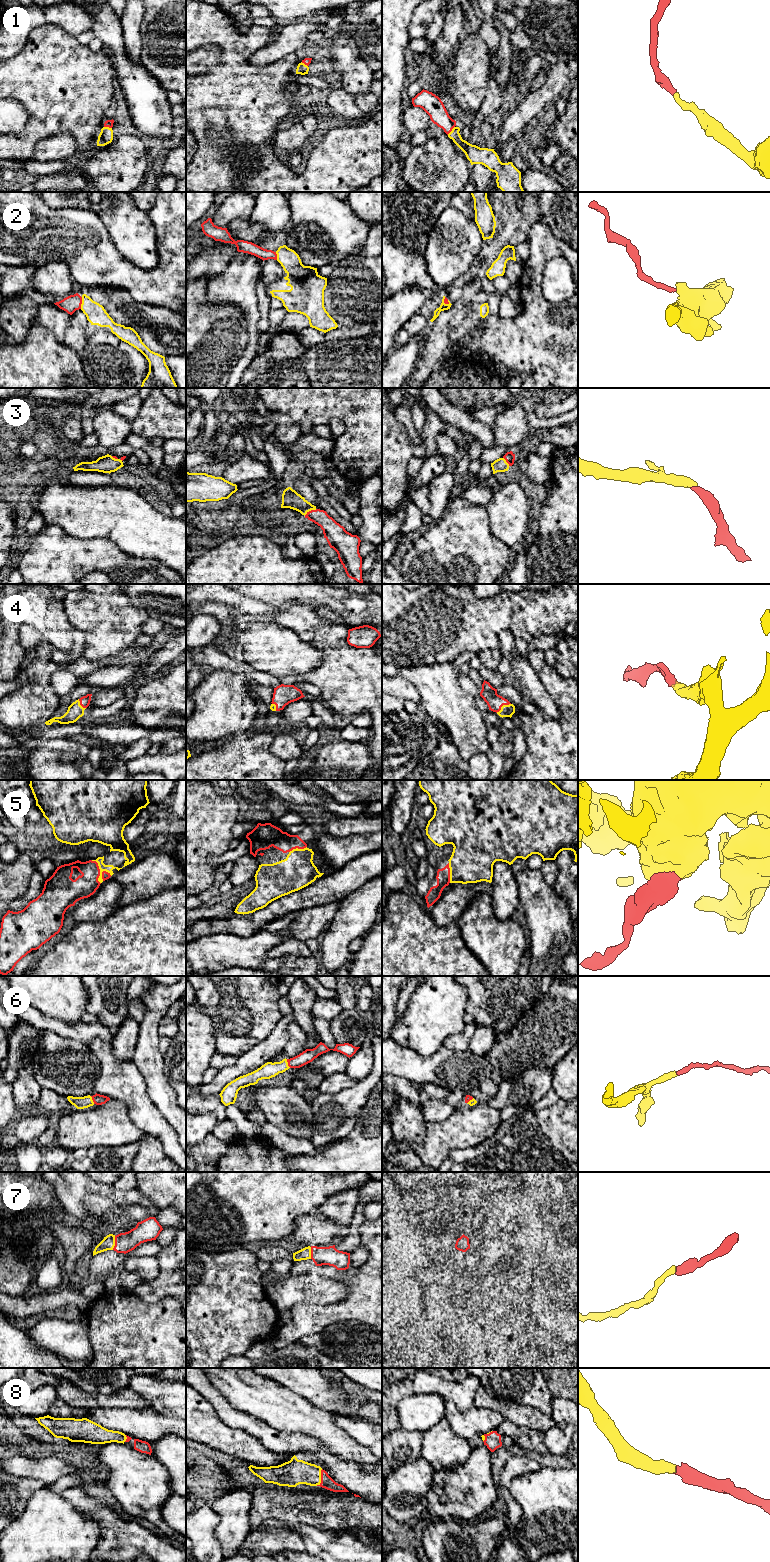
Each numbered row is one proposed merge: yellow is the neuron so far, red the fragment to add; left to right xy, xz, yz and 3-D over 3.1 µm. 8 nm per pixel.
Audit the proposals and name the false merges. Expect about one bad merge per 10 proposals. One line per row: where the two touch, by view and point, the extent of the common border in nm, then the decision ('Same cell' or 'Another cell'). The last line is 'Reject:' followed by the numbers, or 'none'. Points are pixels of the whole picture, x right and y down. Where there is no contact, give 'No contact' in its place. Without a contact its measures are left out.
1: Touches yellow at yz (452, 130). Shared border 90 nm. Same cell
2: Touches yellow at xy (82, 303). Shared border 100 nm. Same cell
3: Touches yellow at xz (310, 510). Shared border 120 nm. Same cell
4: Touches yellow at yz (502, 706). Shared border 140 nm. Same cell
5: Touches yellow at xy (100, 870). Shared border 200 nm. Same cell
6: Touches yellow at xz (287, 1063). Shared border 80 nm. Same cell
7: Touches yellow at xy (114, 1243). Shared border 110 nm. Same cell
8: Touches yellow at xz (320, 1478). Shared border 140 nm. Same cell
Reject: none

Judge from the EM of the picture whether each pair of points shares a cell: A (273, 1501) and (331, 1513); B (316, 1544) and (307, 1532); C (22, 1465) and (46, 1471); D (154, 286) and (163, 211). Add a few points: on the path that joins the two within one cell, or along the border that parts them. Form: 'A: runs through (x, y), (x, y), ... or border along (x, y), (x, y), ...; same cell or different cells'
A: runs through (287, 1504), (317, 1510); same cell
B: runs through (316, 1541), (310, 1535); same cell
C: runs through (28, 1468), (40, 1469); same cell
D: runs through (168, 267), (168, 230); same cell

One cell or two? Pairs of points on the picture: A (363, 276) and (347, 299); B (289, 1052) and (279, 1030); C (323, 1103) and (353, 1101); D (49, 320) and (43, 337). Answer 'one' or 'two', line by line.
A: one
B: two
C: one
D: two

